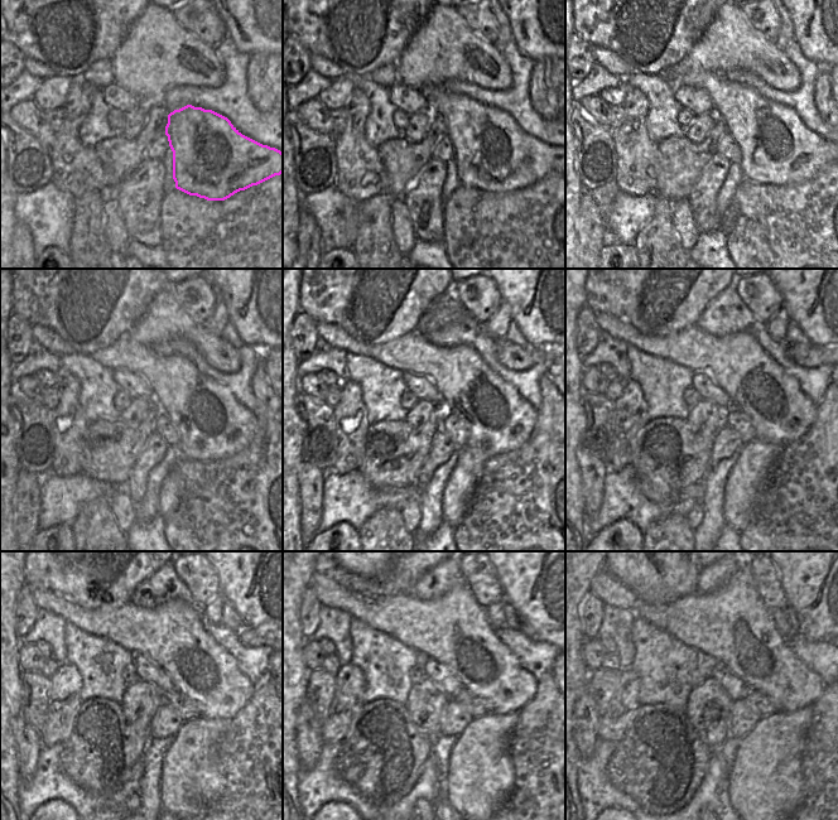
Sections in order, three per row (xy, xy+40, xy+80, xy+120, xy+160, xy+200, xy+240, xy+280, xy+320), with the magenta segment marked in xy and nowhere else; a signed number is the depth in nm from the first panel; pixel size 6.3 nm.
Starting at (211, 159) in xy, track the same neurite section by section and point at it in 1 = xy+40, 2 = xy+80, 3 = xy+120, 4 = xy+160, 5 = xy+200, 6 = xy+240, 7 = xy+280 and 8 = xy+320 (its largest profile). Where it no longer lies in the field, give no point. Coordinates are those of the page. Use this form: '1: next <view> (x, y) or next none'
1: next xy+40 (491, 153)
2: next xy+80 (776, 149)
3: next xy+120 (211, 424)
4: next xy+160 (497, 419)
5: next xy+200 (757, 386)
6: next xy+240 (171, 635)
7: next xy+280 (453, 630)
8: next xy+320 (732, 625)

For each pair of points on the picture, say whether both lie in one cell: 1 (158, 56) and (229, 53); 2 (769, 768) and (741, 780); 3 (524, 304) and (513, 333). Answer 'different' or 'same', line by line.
1: different
2: same
3: different

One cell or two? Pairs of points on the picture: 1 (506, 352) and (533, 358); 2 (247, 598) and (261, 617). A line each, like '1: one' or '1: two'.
1: one
2: one

